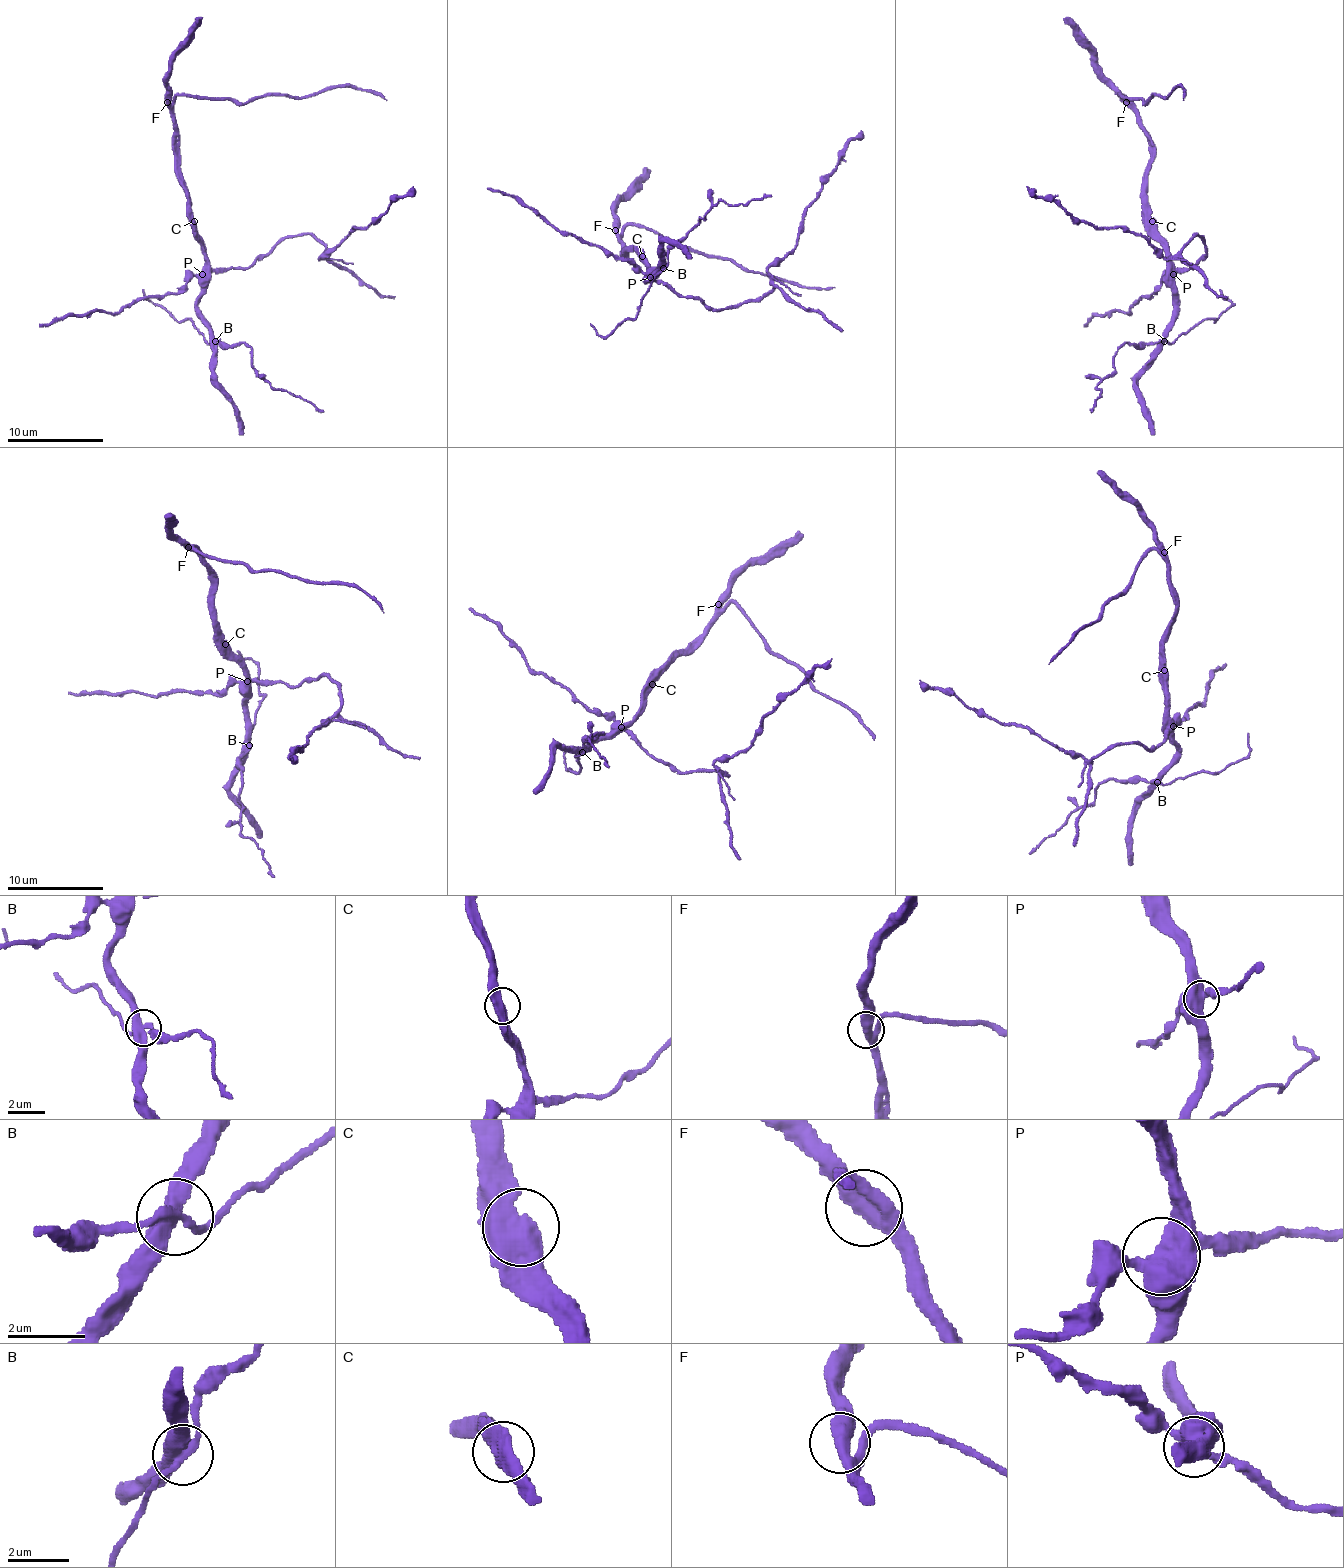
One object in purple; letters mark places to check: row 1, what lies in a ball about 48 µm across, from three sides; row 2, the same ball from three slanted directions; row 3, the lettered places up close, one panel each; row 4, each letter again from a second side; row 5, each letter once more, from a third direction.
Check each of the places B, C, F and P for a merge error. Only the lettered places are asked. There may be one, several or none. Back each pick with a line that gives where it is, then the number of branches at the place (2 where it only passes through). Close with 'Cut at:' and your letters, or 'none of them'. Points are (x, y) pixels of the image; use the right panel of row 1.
B: at (1164, 341); 4 branches meet
P: at (1173, 274); 4 branches meet
Cut at: B, P

